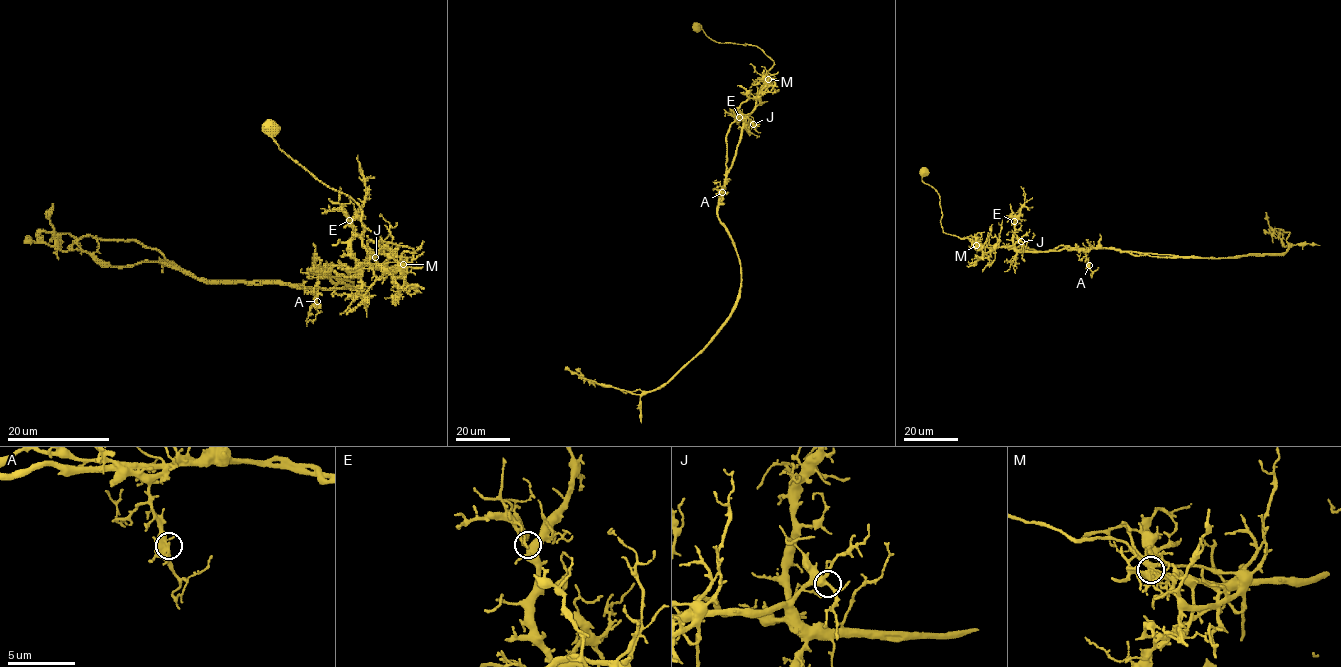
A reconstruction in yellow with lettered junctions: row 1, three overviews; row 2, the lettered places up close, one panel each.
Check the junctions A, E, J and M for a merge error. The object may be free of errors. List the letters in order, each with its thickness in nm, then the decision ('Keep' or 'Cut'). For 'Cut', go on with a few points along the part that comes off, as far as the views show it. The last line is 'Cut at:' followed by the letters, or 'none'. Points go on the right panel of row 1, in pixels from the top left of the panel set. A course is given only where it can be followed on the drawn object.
A: Thickness 400 nm. Keep
E: Thickness 380 nm. Keep
J: Thickness 340 nm. Keep
M: Thickness 320 nm. Cut. Course of the part to remove: (976, 244), (986, 252), (998, 244), (1282, 254), (1289, 233), (1272, 229), (1265, 212)
Cut at: M

